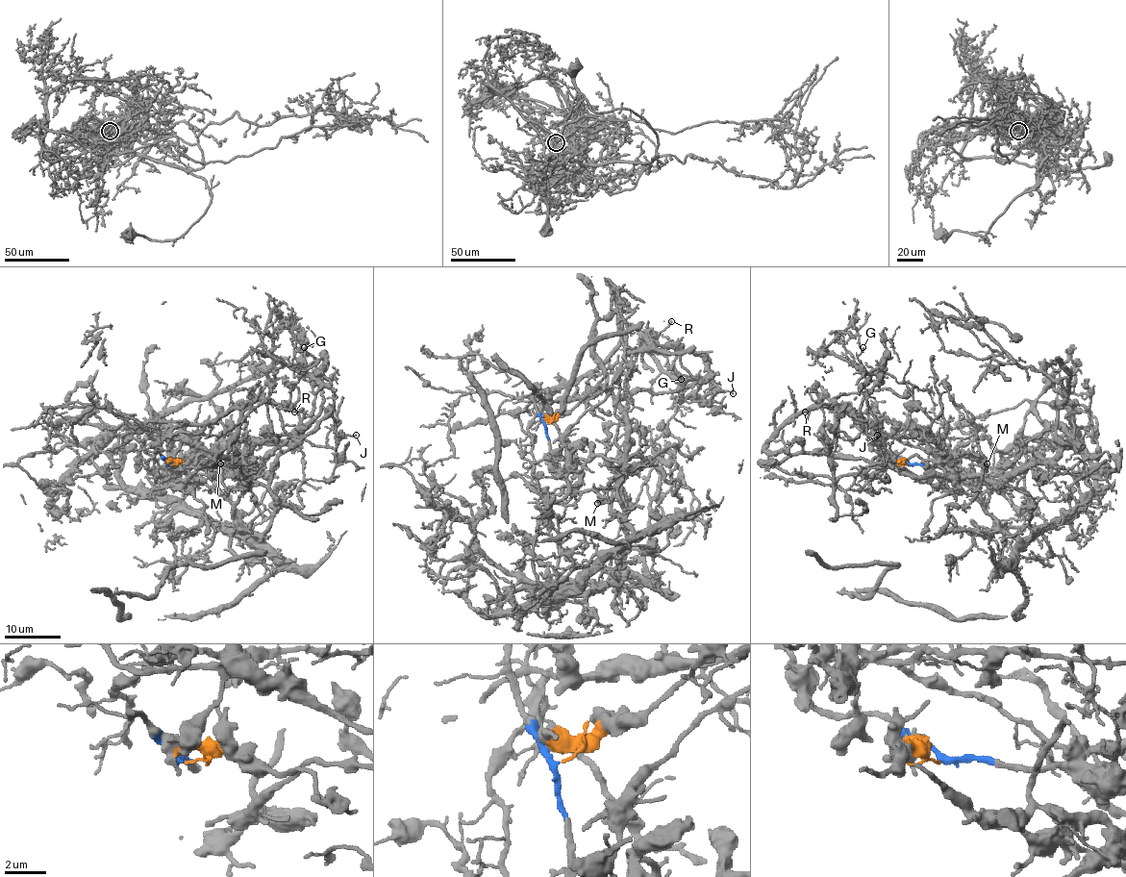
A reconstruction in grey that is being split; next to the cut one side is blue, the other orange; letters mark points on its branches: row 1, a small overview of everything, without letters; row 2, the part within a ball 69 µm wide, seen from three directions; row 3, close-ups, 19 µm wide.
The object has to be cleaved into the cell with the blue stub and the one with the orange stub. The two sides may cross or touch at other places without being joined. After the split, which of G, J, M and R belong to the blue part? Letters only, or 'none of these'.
M

